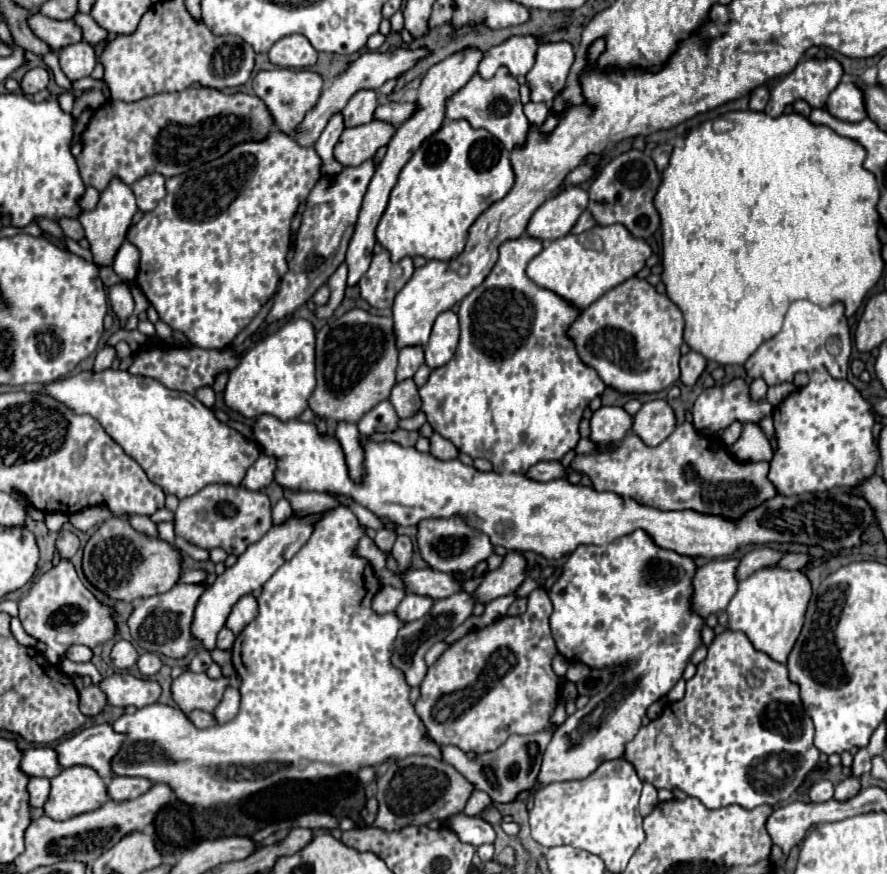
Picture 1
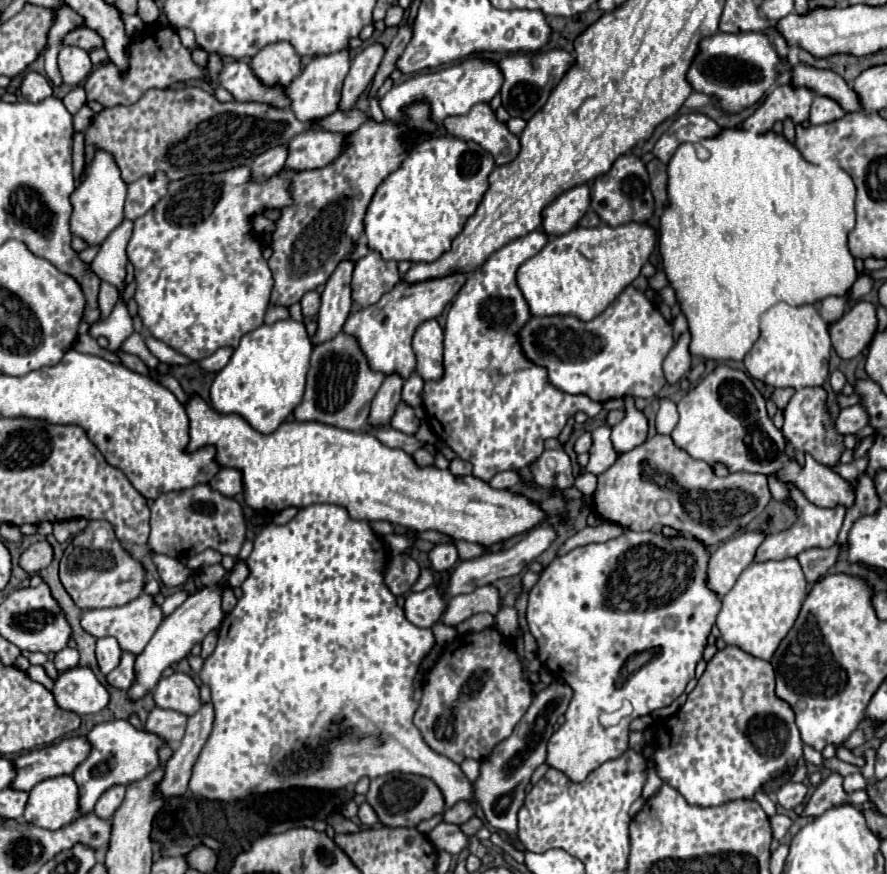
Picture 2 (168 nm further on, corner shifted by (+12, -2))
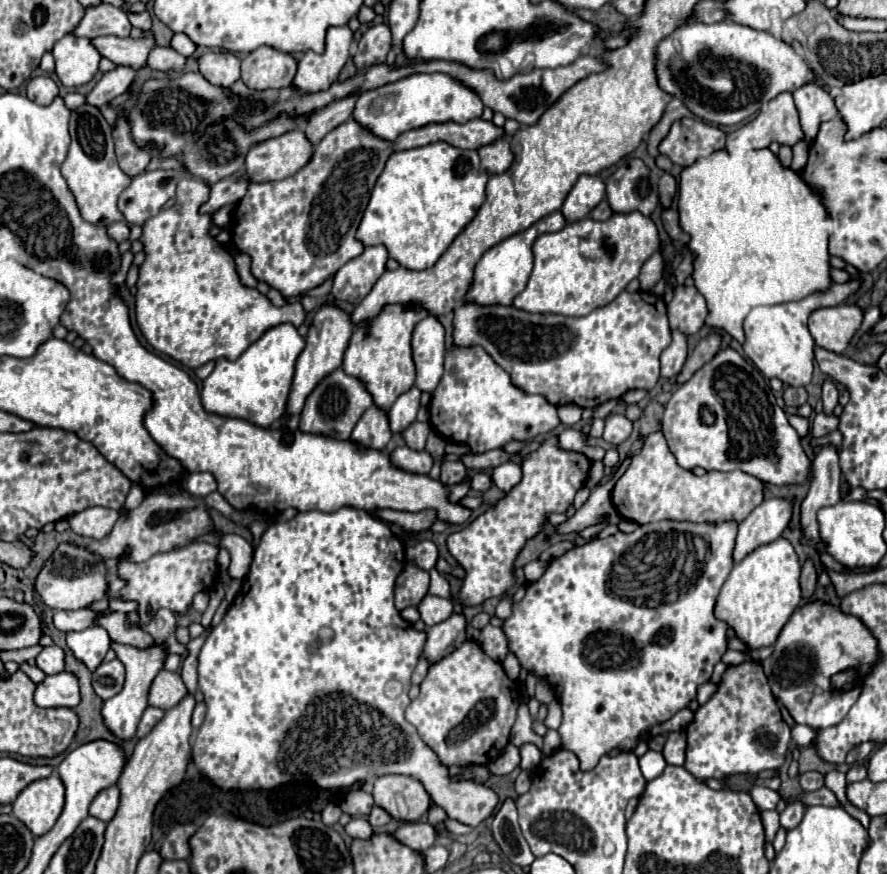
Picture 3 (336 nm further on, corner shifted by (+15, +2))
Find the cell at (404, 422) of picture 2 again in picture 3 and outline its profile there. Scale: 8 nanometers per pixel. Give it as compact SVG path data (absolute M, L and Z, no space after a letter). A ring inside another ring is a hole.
M413 422L405 432L403 438L407 442L407 446L411 450L423 450L425 448L425 440L429 434L429 424L421 424L421 422Z

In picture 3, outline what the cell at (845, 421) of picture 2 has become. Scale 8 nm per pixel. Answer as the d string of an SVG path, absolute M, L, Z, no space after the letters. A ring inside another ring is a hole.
M823 412L815 414L813 422L811 422L811 436L819 438L829 434L831 430L837 430L837 418L835 416L825 416Z

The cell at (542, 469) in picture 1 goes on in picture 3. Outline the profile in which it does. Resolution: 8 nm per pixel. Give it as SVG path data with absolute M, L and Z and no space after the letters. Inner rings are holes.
M479 472L471 478L471 488L477 490L477 492L485 492L489 486L491 486L491 478L485 472Z

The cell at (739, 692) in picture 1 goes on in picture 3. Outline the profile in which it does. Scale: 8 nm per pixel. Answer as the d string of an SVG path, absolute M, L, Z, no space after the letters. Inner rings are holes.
M745 662L731 666L719 684L719 690L695 712L695 720L687 728L685 768L697 780L721 780L727 774L775 770L783 766L789 742L789 726L781 718L761 664Z

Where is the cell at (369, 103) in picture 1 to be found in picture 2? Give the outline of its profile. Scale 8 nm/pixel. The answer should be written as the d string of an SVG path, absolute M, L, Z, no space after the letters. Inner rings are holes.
M370 44L362 52L358 52L358 56L352 60L350 72L344 80L342 100L340 100L340 106L338 106L342 112L348 112L356 106L360 94L372 82L378 66L382 62L382 56L384 56L384 48L380 44Z

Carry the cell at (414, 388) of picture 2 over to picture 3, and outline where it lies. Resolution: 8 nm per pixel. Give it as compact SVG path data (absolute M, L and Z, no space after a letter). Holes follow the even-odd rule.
M413 386L409 392L405 392L405 396L399 396L387 414L391 432L401 434L407 426L411 426L415 422L419 406L421 406L421 390L419 388Z

